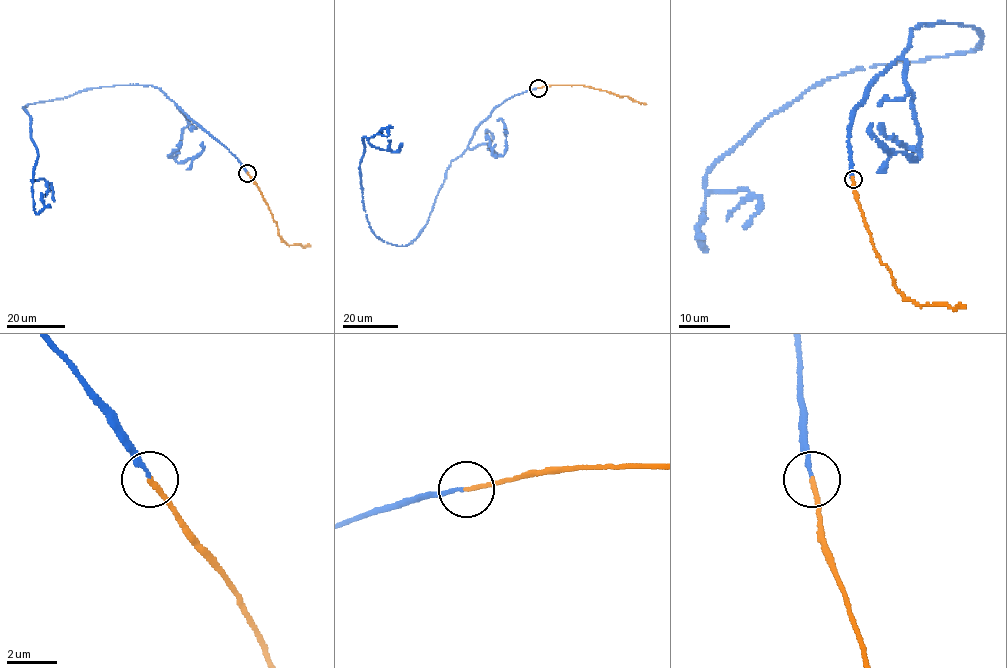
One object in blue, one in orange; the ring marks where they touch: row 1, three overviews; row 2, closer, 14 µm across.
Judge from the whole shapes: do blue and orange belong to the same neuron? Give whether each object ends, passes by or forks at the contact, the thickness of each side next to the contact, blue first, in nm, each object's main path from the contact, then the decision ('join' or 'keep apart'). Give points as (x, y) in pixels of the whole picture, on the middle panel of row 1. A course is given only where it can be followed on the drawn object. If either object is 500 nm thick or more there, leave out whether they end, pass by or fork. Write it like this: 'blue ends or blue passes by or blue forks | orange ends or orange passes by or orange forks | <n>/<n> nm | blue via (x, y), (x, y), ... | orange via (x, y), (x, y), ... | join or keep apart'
blue ends | orange ends | 140/180 nm | blue via (538, 88), (510, 97), (478, 126), (406, 245), (376, 237), (364, 210), (363, 137), (387, 135), (379, 132) | orange via (538, 88), (583, 85), (629, 96), (646, 104) | join

